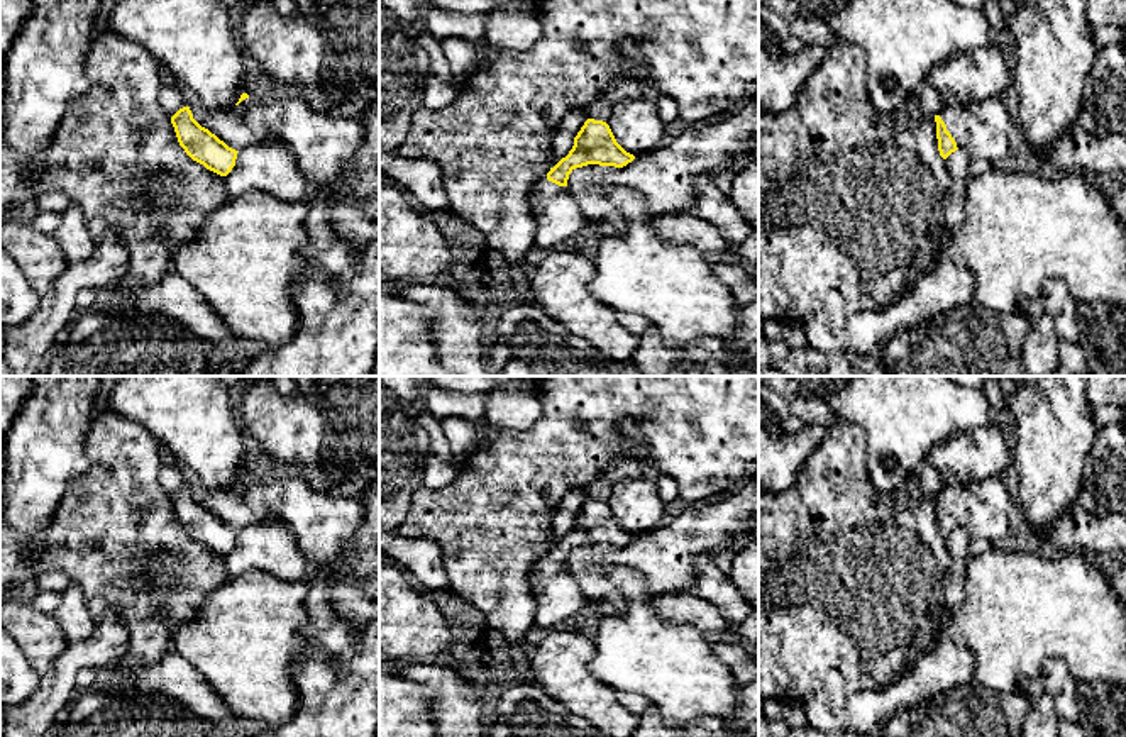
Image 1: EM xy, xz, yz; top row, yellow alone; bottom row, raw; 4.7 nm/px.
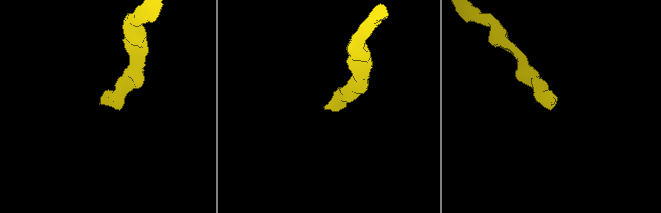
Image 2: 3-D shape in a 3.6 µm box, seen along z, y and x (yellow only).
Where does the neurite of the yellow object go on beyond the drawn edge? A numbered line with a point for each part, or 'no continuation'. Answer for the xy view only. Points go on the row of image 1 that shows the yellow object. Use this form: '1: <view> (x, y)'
no continuation

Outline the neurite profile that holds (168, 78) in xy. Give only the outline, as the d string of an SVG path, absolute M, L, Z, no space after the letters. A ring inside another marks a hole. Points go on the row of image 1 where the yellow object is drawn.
M163 66L161 78L164 86L181 91L193 119L229 147L240 151L279 139L313 190L339 183L344 164L366 139L361 117L320 114L293 91L279 91L262 100L249 97L239 105L210 110Z

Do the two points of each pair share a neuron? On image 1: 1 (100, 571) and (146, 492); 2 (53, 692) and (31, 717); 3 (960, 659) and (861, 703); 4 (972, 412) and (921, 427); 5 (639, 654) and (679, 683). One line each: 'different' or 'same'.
1: same
2: same
3: same
4: same
5: same

